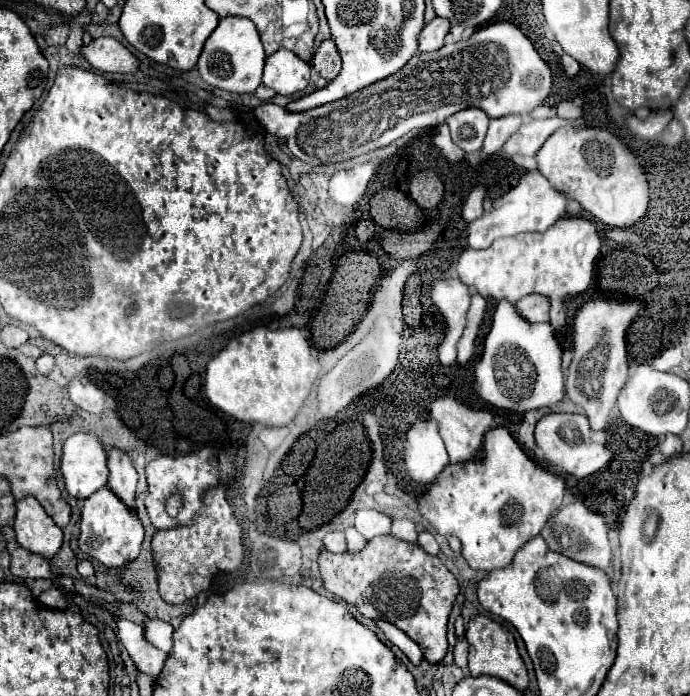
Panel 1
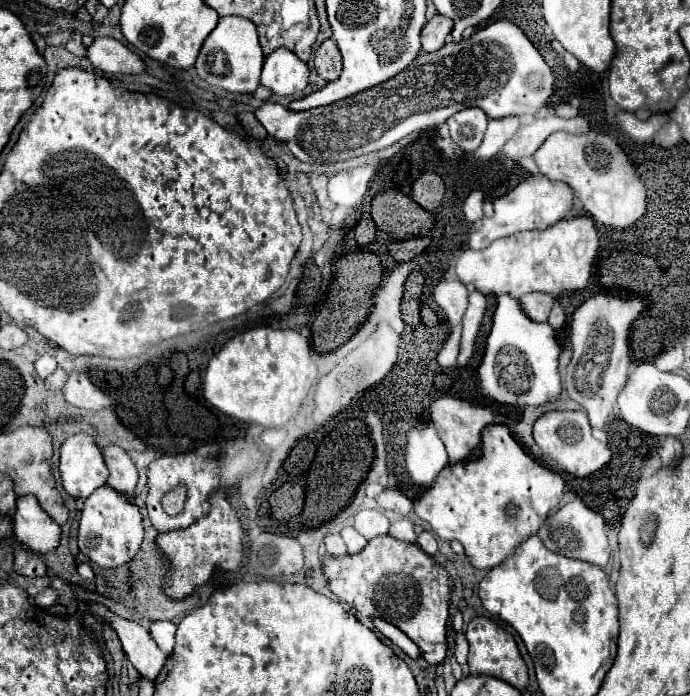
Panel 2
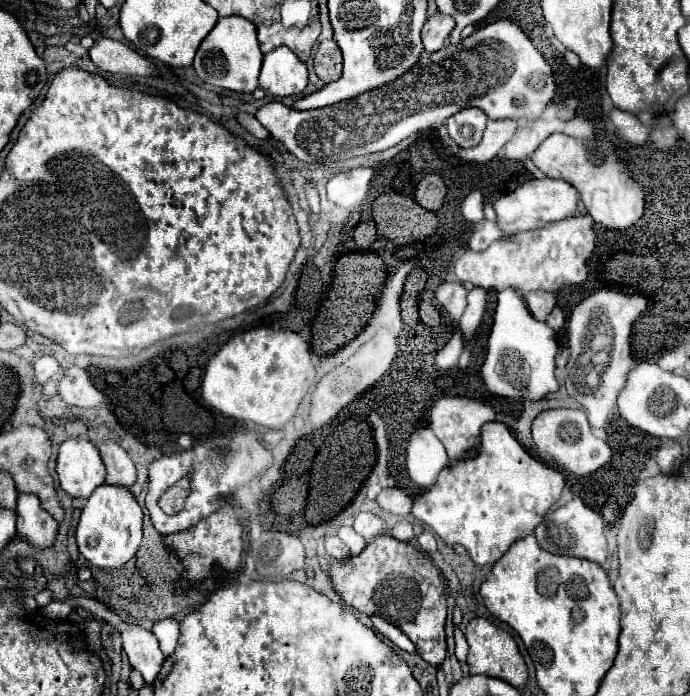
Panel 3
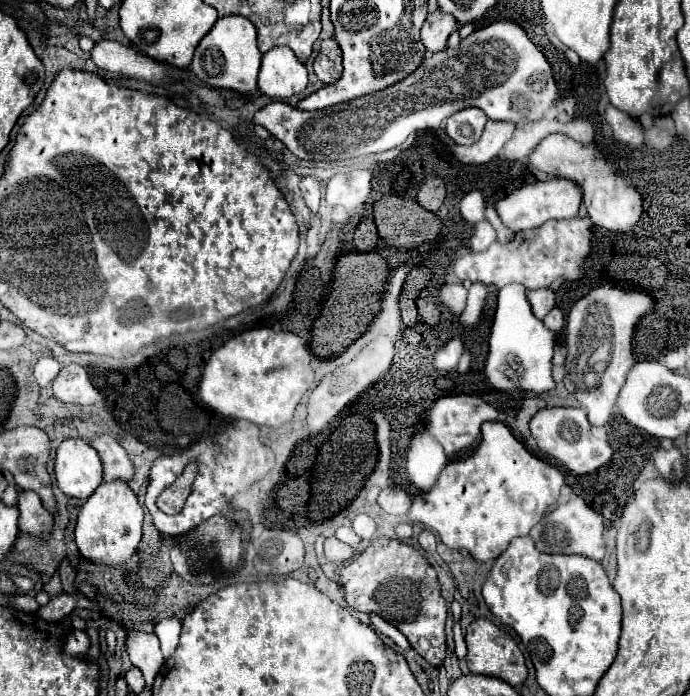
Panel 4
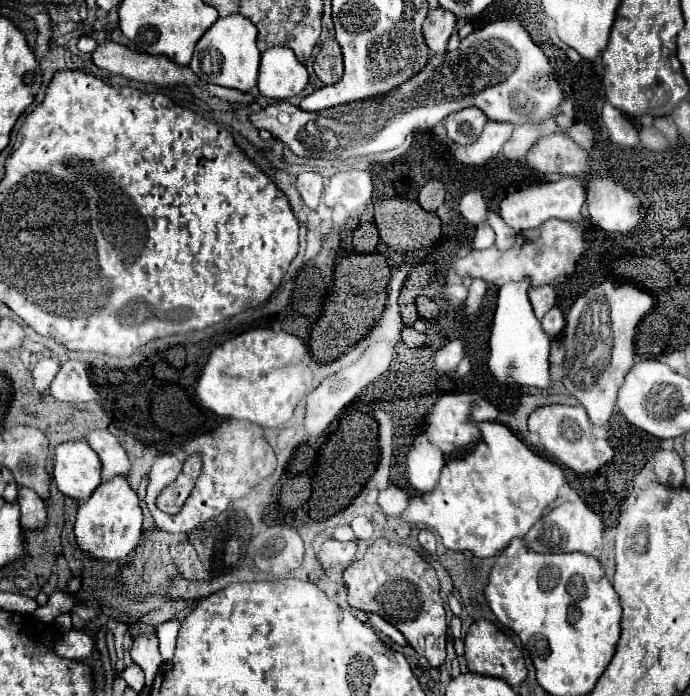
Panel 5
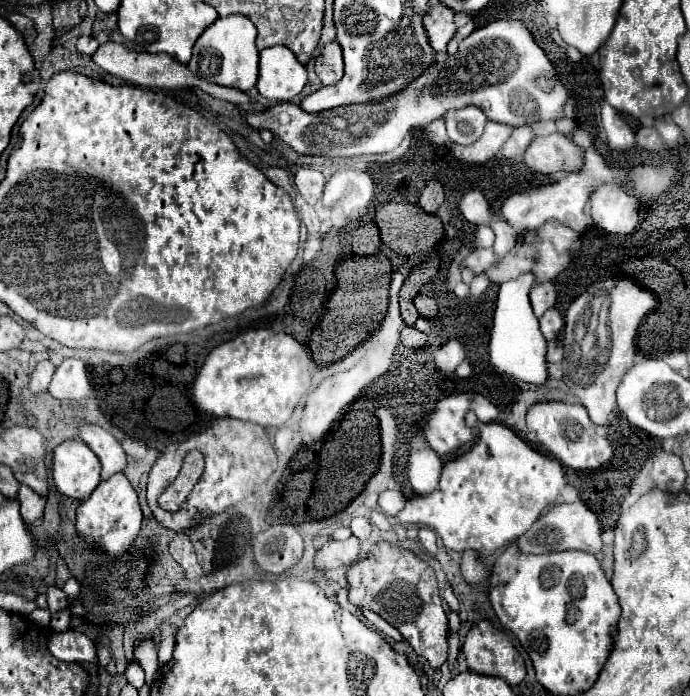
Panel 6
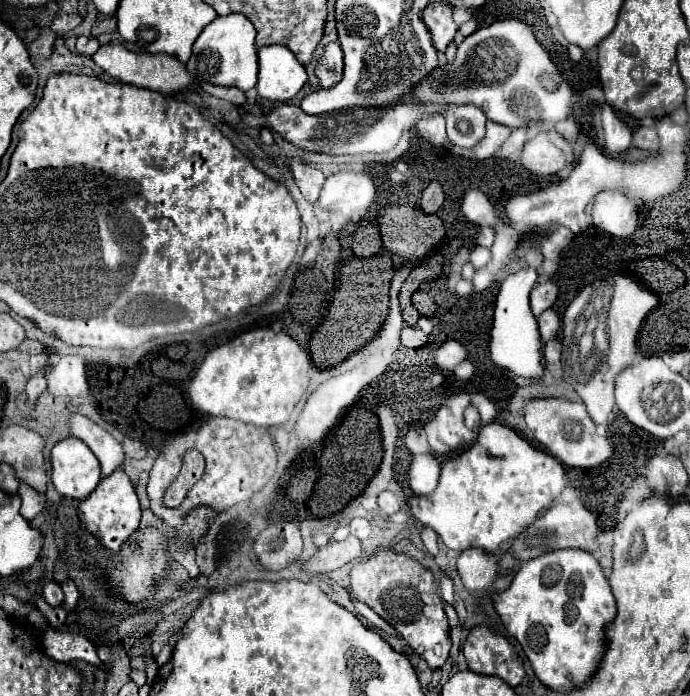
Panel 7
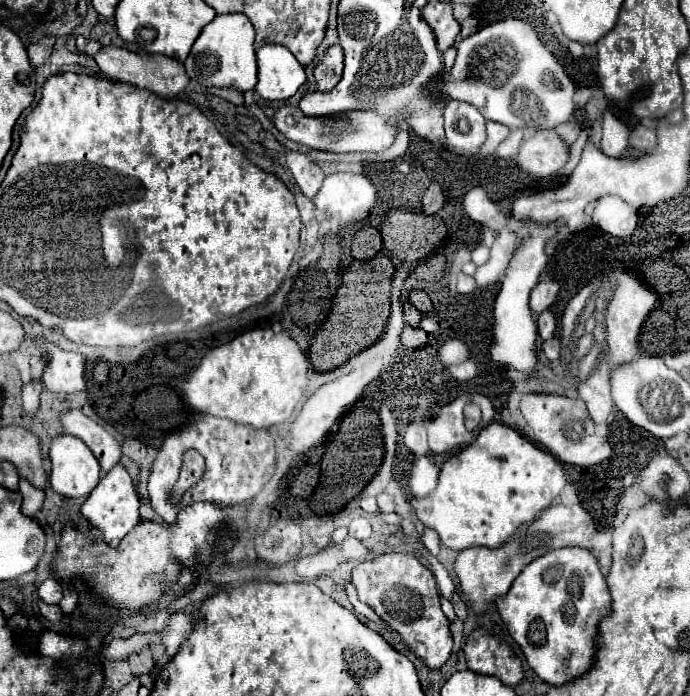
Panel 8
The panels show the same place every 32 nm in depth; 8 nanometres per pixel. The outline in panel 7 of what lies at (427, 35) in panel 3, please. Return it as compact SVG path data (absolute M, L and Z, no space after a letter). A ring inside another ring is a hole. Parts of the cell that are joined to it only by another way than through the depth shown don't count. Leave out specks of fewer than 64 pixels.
M444 2L428 4L422 18L424 18L424 24L426 24L428 32L432 34L434 48L438 52L444 52L446 46L454 40L456 30L458 30L458 26L452 20L452 8L446 6Z

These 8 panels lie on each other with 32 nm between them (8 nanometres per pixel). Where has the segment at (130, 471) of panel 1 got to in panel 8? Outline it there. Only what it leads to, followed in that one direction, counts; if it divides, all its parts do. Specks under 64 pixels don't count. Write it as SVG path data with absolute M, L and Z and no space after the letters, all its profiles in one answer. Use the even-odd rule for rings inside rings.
M80 410L62 412L62 424L68 434L80 438L98 458L102 472L110 472L122 458L122 448L118 440L108 434L100 424L84 416Z

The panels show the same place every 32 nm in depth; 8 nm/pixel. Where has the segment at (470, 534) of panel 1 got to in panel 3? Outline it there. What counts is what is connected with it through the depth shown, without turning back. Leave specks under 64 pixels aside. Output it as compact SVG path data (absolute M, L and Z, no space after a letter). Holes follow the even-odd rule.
M490 422L482 426L482 442L478 456L446 466L438 474L436 484L414 500L412 516L432 526L432 530L448 546L462 544L476 566L492 566L508 552L508 548L516 540L534 532L534 528L544 520L546 512L558 502L562 488L564 488L564 478L558 470L548 468L546 464L534 460L518 444L518 440L510 434L510 430L504 424Z

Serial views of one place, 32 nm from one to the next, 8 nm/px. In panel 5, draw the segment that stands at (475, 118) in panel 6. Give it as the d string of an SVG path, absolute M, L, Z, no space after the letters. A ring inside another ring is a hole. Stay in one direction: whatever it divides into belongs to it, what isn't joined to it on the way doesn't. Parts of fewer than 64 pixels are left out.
M464 108L446 118L446 130L454 142L472 144L482 134L486 120L488 118L480 108Z

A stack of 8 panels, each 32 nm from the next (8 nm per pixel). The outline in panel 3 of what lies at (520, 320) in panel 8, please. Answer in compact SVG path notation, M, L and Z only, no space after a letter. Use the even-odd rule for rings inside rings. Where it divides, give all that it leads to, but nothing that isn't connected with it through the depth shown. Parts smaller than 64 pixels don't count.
M502 290L498 294L498 306L494 314L492 332L488 338L486 360L480 368L486 390L492 396L518 400L518 402L544 400L548 394L554 394L560 388L554 374L556 354L558 354L558 344L554 340L554 330L546 322L538 322L530 318L526 304L522 302L522 296L516 290Z

